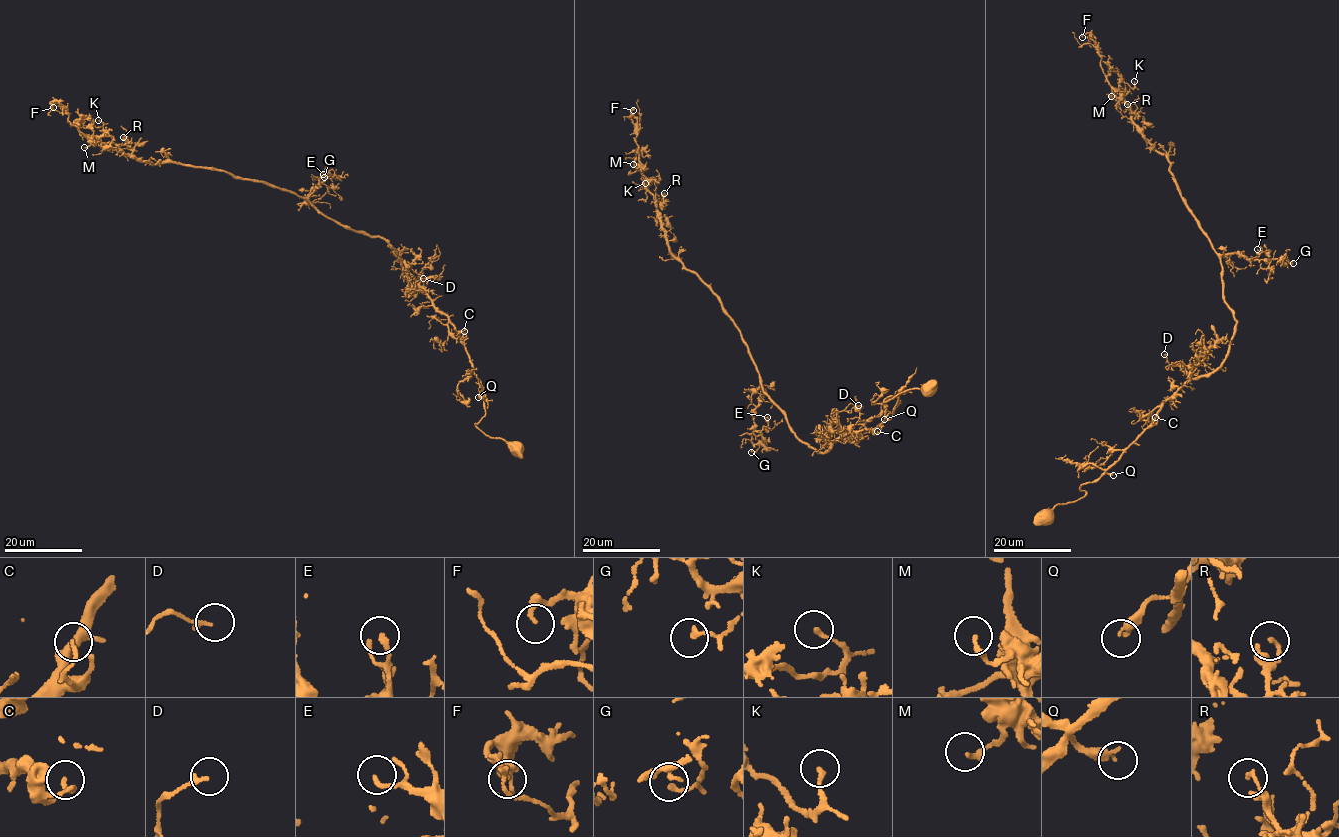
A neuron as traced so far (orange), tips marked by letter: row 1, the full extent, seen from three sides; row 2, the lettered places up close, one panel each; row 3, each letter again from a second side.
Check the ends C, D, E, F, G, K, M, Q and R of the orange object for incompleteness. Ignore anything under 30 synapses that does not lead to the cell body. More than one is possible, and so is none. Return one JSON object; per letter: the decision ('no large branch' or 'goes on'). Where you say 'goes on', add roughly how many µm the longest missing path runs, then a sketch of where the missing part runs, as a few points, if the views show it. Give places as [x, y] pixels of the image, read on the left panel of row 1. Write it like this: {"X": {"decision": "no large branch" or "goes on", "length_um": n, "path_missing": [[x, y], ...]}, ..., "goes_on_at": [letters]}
{"C": {"decision": "no large branch"}, "D": {"decision": "no large branch"}, "E": {"decision": "no large branch"}, "F": {"decision": "no large branch"}, "G": {"decision": "no large branch"}, "K": {"decision": "no large branch"}, "M": {"decision": "no large branch"}, "Q": {"decision": "no large branch"}, "R": {"decision": "no large branch"}, "goes_on_at": []}

